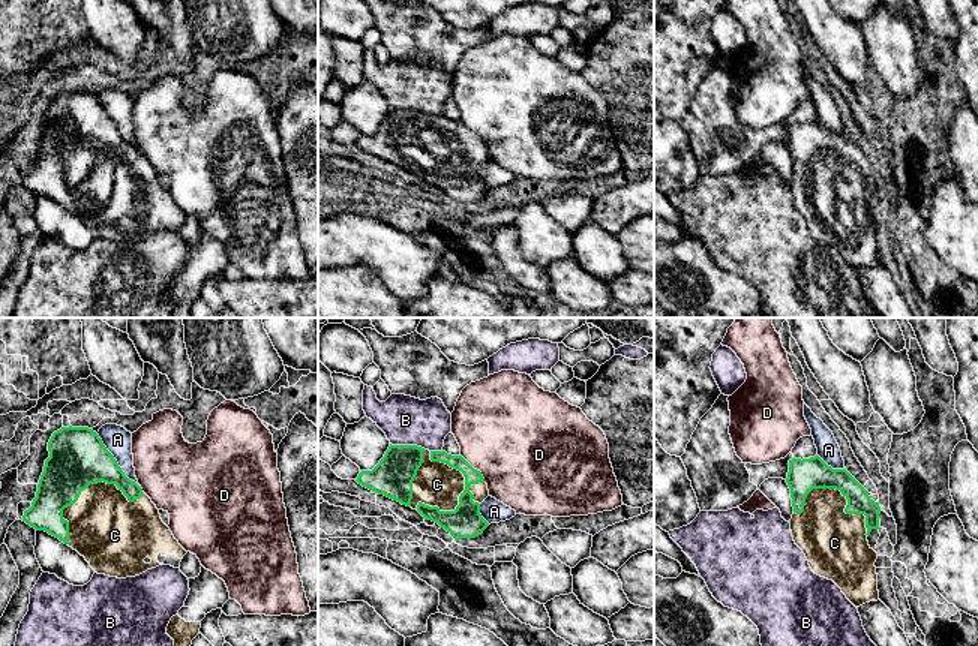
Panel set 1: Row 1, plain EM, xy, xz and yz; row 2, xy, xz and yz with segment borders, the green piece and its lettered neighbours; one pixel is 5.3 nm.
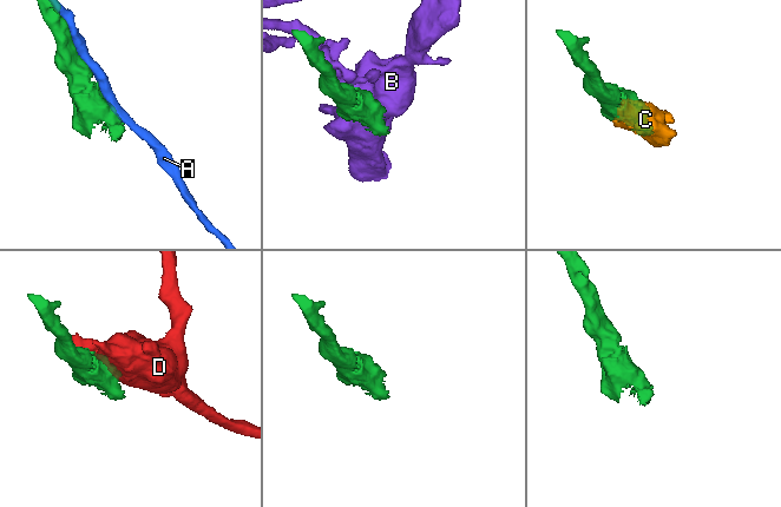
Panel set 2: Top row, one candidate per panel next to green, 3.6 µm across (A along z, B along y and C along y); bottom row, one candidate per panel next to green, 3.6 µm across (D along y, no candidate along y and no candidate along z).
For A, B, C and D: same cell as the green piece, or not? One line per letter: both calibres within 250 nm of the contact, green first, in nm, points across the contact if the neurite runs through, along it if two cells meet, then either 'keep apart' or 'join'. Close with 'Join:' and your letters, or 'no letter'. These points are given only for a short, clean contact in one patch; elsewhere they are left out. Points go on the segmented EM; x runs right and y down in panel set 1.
A: 300 nm thick on the green side, 150 nm on the other; keep apart
B: 220 nm thick on the green side, 260 nm on the other; keep apart
C: 300 nm thick on the green side, 380 nm on the other; join
D: 140 nm thick on the green side, 500 nm on the other; keep apart
Join: C

